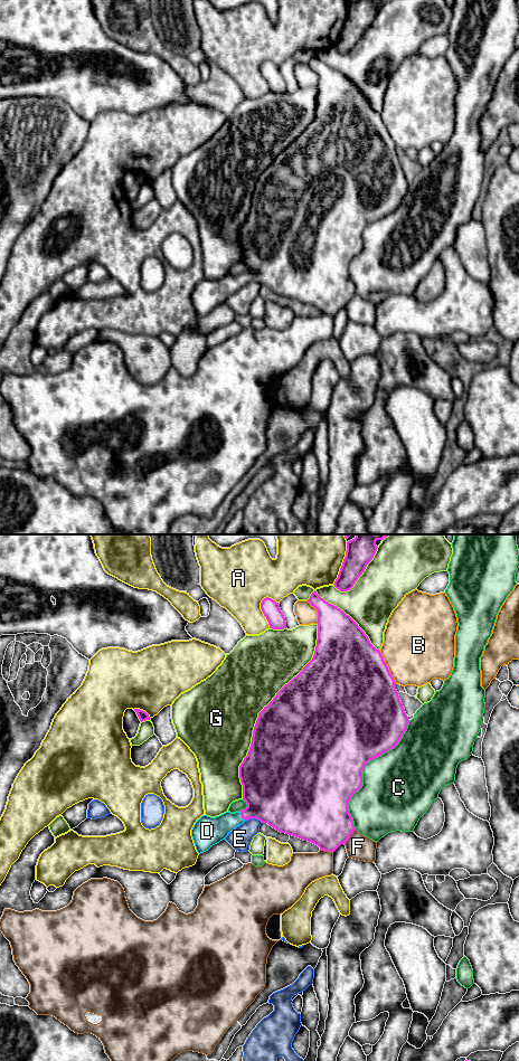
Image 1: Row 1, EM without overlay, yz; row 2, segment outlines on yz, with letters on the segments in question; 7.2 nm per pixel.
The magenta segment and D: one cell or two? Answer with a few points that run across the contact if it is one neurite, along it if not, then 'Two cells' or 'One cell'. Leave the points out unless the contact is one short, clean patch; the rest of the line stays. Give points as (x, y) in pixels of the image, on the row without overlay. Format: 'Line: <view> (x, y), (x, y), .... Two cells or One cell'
Line: yz (271, 261), (253, 274), (241, 277), (210, 294). One cell

